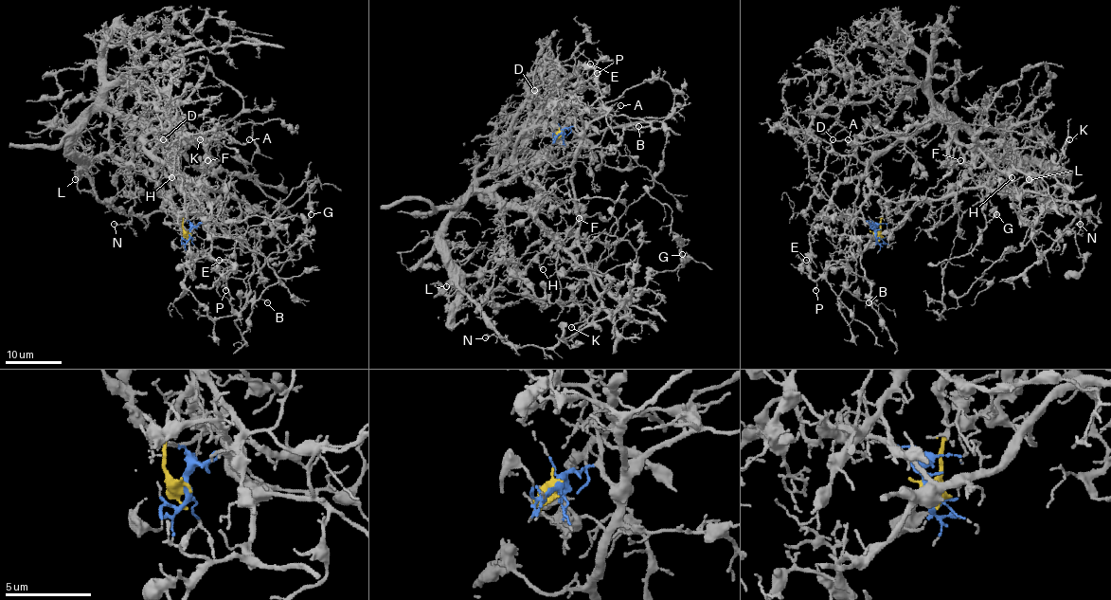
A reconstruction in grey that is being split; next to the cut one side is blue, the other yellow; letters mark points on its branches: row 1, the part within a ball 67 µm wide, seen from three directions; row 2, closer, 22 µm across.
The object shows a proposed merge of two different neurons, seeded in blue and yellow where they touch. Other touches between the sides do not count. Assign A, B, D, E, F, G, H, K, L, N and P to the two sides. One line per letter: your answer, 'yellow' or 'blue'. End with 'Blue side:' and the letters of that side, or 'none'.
A: yellow
B: blue
D: yellow
E: blue
F: yellow
G: blue
H: blue
K: blue
L: yellow
N: yellow
P: blue
Blue side: B, E, G, H, K, P

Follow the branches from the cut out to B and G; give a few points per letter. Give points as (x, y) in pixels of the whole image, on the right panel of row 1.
B: (875, 233), (869, 224), (875, 232), (858, 239), (861, 266), (870, 287), (869, 303)
G: (875, 233), (981, 187), (1056, 200), (1029, 225), (996, 189), (982, 211), (996, 214)

